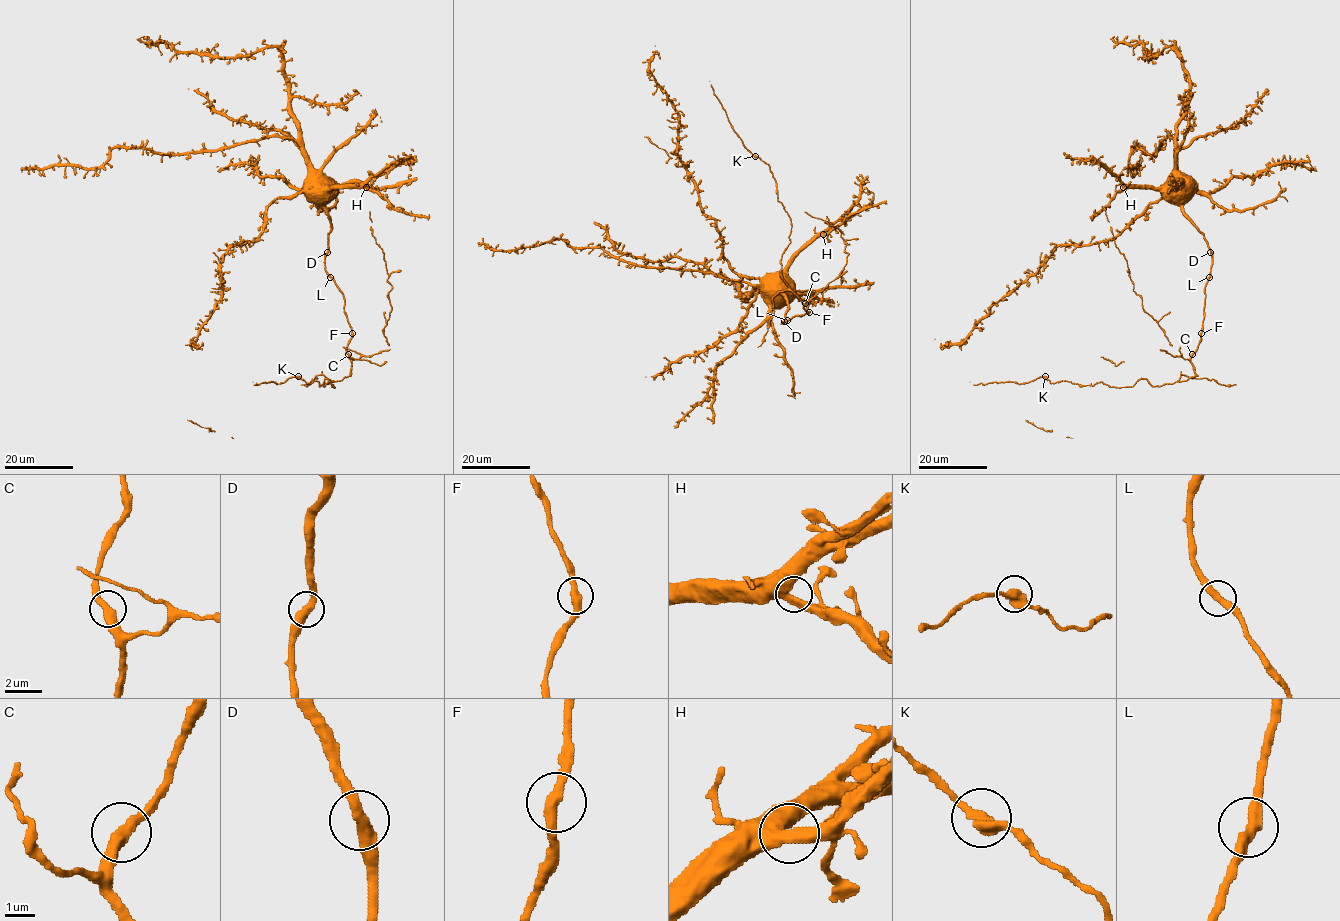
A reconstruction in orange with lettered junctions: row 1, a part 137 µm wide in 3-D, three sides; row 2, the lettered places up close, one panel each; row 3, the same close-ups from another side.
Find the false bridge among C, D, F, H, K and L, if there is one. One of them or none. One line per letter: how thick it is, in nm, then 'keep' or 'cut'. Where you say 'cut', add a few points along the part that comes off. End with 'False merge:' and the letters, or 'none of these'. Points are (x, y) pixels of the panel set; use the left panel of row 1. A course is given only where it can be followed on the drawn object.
C: 440 nm thick; keep
D: 420 nm thick; keep
F: 380 nm thick; keep
H: 550 nm thick; keep
K: 440 nm thick; keep
L: 380 nm thick; keep
False merge: none of these

